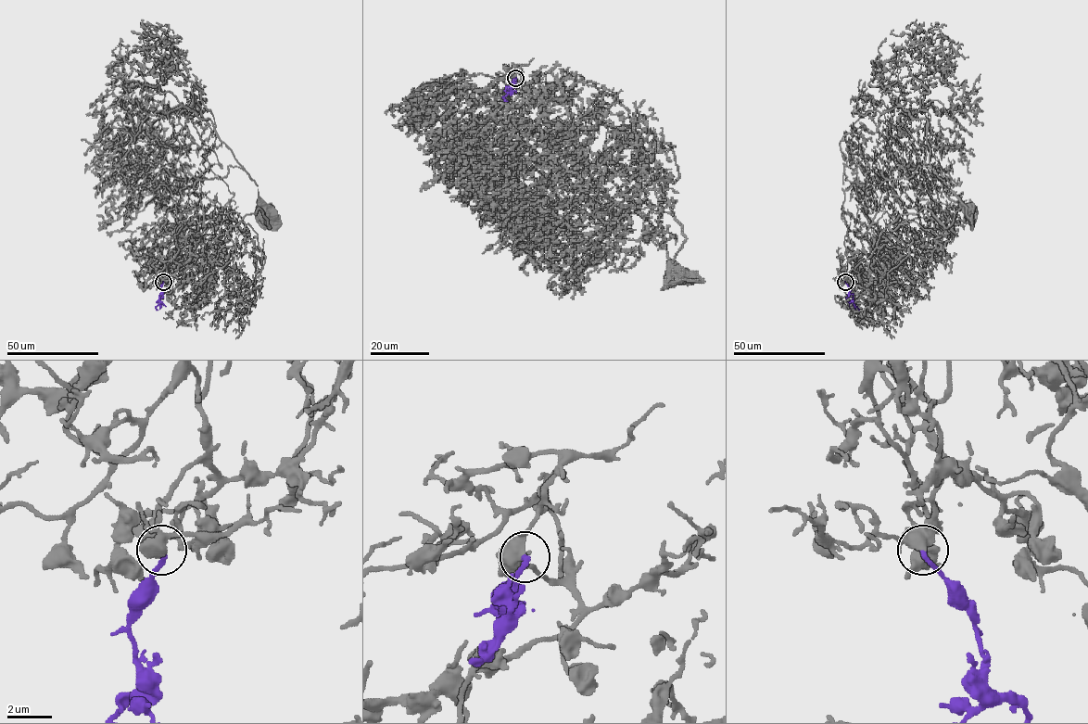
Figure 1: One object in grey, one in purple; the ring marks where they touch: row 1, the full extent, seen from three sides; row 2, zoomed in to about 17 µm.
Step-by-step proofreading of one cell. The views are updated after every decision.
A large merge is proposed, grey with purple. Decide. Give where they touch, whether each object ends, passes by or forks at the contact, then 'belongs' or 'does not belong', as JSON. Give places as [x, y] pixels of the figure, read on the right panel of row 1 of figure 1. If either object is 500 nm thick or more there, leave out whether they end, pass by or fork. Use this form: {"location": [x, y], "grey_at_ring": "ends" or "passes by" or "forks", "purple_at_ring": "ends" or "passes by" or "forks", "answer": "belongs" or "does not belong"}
{"location": [845, 282], "grey_at_ring": "forks", "purple_at_ring": "ends", "answer": "belongs"}

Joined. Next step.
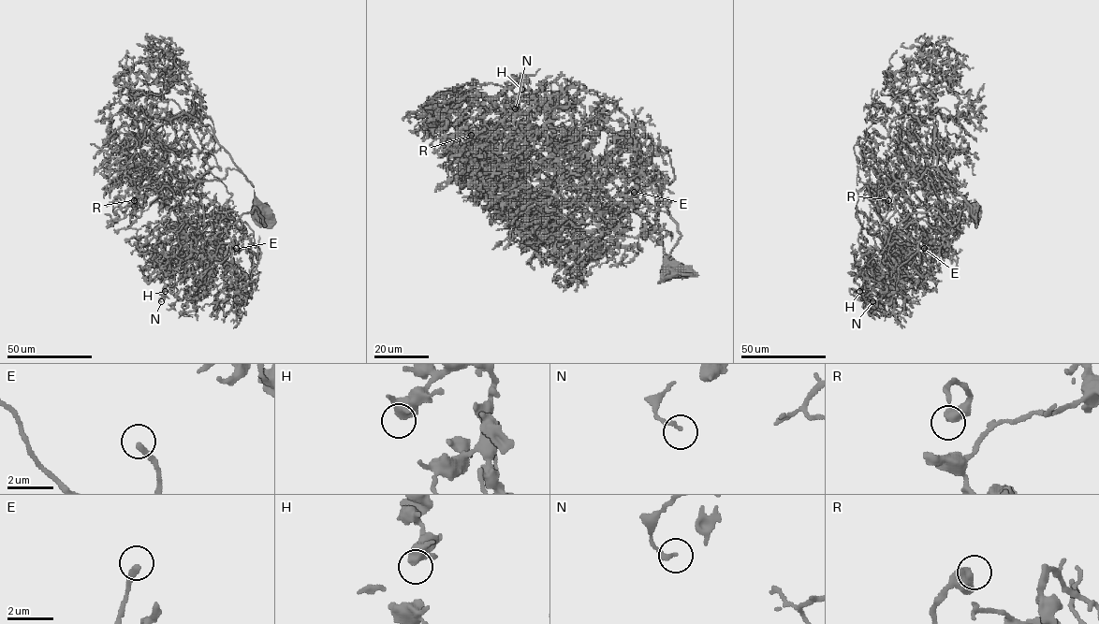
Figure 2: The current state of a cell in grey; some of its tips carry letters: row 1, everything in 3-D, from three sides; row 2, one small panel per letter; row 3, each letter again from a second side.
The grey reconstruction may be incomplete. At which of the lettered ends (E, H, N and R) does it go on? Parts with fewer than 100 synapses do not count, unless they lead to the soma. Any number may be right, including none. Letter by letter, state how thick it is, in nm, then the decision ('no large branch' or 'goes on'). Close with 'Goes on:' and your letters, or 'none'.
E: 260 nm | goes on
H: 420 nm | no large branch
N: 180 nm | no large branch
R: 600 nm | goes on
Goes on: E, R

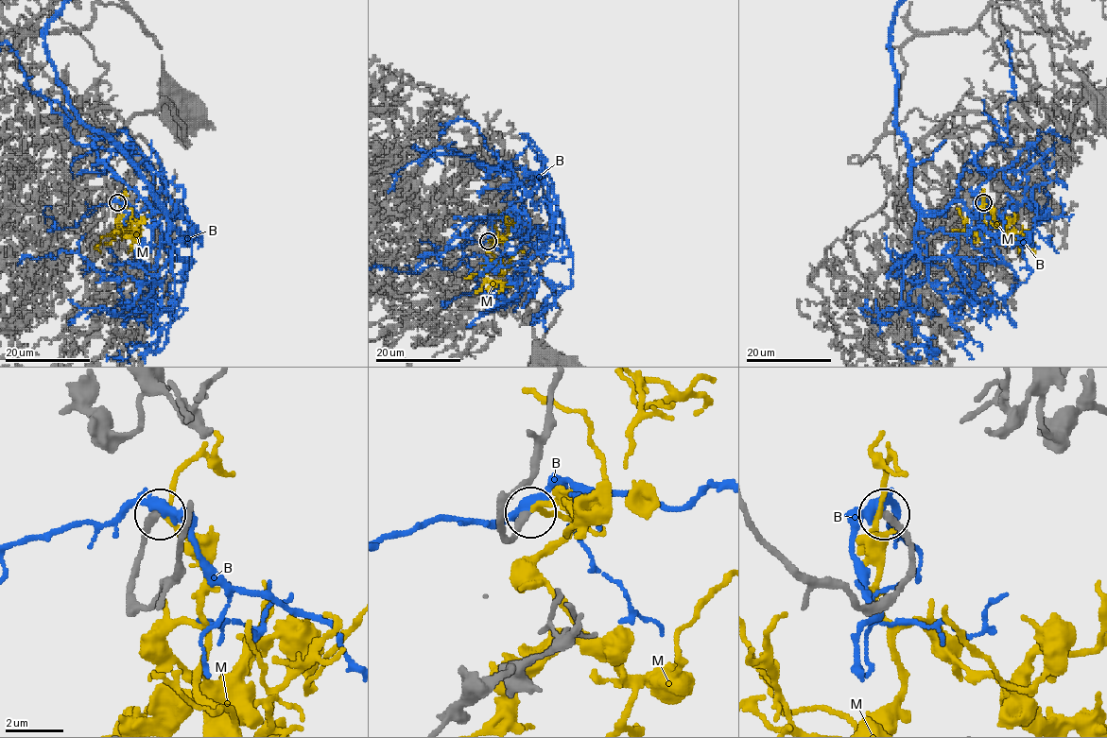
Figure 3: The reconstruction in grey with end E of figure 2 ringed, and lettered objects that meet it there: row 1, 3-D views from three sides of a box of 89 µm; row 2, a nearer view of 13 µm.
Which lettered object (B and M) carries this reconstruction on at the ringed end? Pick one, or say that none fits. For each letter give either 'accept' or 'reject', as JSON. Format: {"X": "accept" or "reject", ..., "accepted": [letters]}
{"B": "reject", "M": "accept", "accepted": ["M"]}

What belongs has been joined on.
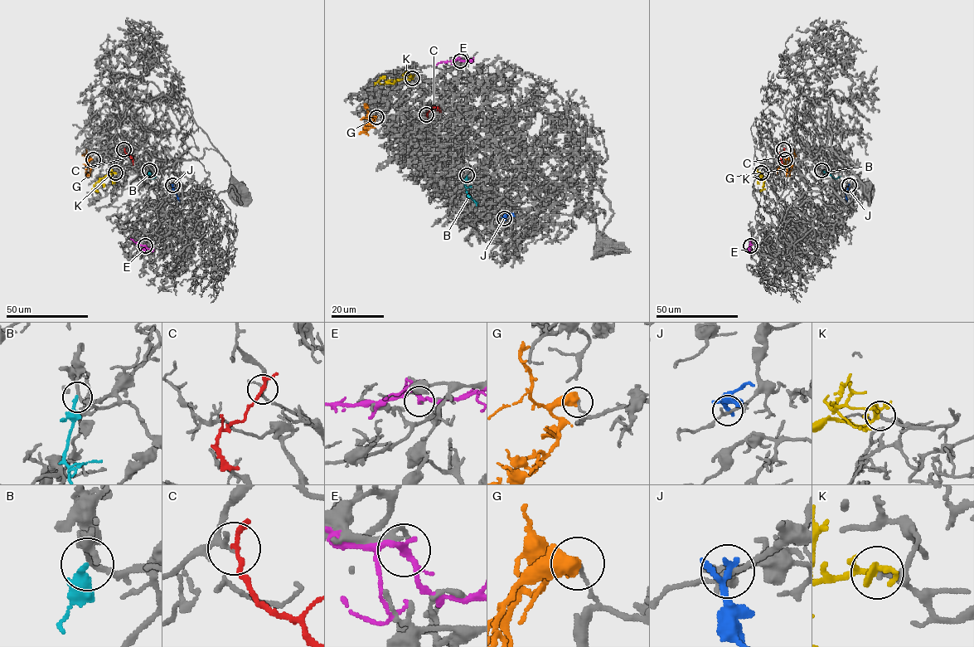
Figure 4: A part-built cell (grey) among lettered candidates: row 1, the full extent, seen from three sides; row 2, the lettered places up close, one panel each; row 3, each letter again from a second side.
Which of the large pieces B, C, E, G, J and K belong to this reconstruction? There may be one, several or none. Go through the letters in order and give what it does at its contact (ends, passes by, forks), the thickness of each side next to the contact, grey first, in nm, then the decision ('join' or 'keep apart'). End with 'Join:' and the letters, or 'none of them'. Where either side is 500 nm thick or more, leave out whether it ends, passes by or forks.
B: it ends; calibres 200 and 180 nm; keep apart
C: it passes by; calibres 140 and 190 nm; keep apart
E: it forks; calibres 130 and 180 nm; keep apart
G: it passes by; calibres 160 and 480 nm; keep apart
J: it passes by; calibres 190 and 200 nm; keep apart
K: it forks; calibres 160 and 240 nm; join
Join: K

